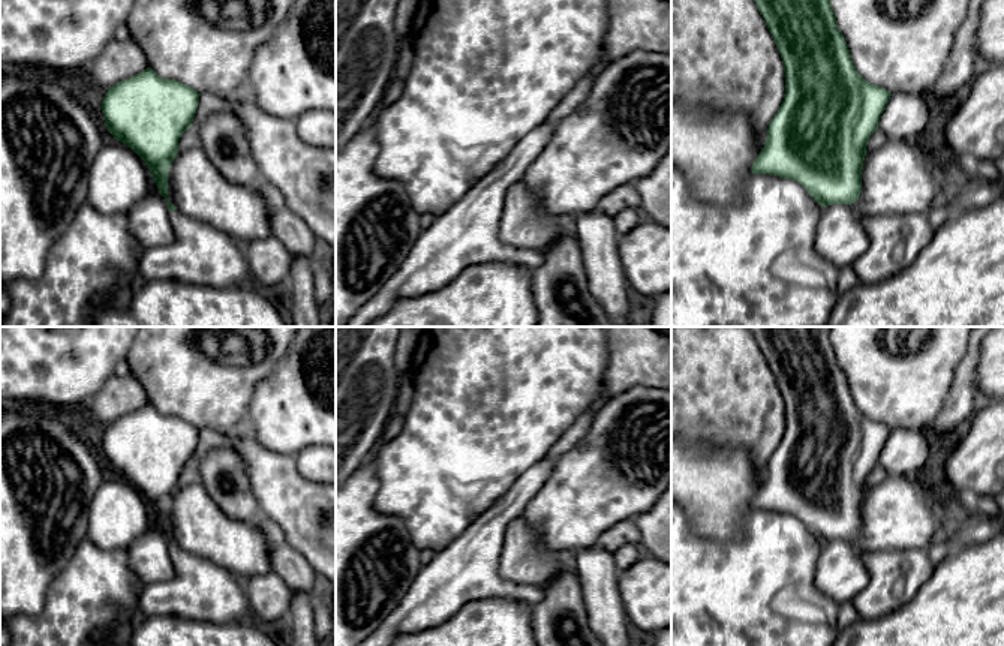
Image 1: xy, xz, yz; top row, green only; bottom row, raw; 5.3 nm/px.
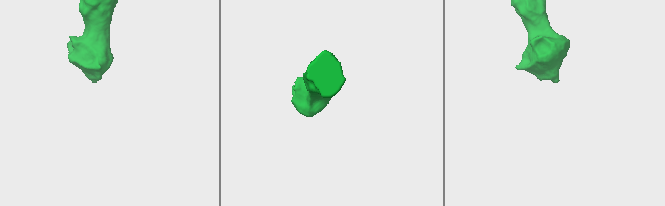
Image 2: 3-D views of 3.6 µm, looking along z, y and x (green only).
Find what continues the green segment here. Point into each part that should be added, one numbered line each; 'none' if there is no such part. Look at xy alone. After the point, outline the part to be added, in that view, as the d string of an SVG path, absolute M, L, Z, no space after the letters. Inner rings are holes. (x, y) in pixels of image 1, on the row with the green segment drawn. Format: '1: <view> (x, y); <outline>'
1: xy (200, 254); M180 210L168 211L175 240L163 247L139 249L138 276L147 280L178 280L205 286L244 286L250 270L244 246L213 226L186 216Z

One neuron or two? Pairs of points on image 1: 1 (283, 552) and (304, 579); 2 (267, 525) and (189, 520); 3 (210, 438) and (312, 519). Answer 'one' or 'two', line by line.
1: one
2: two
3: one

